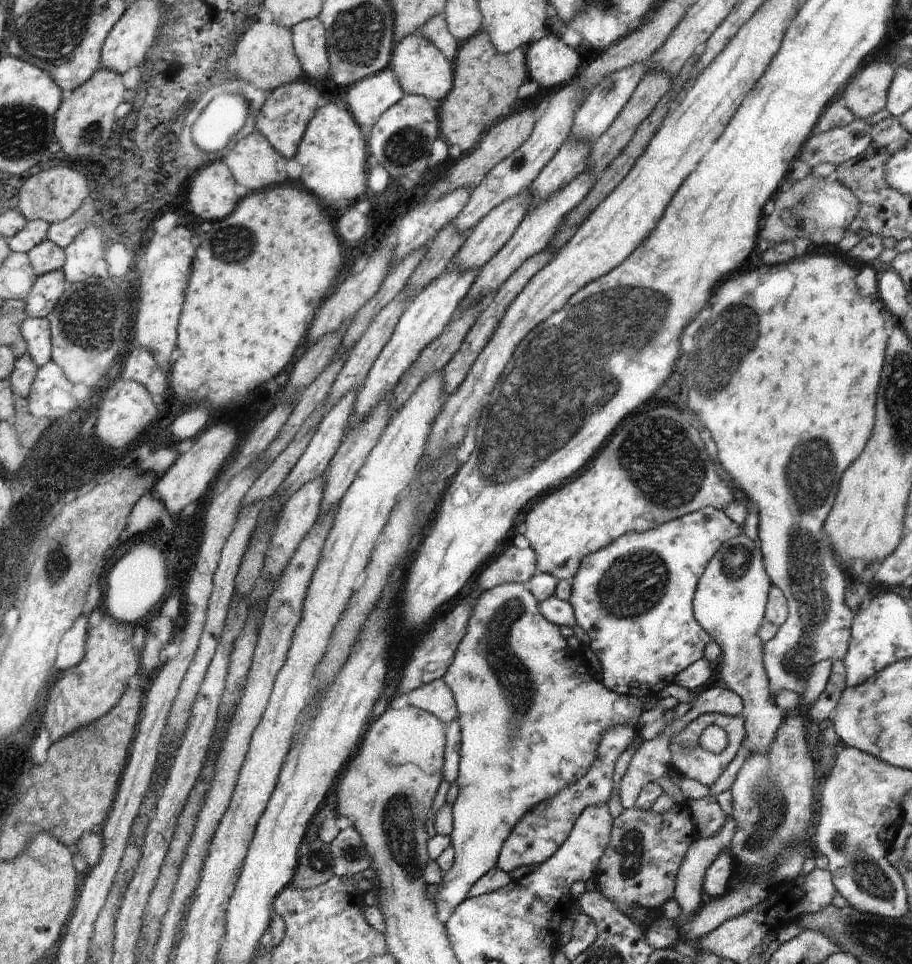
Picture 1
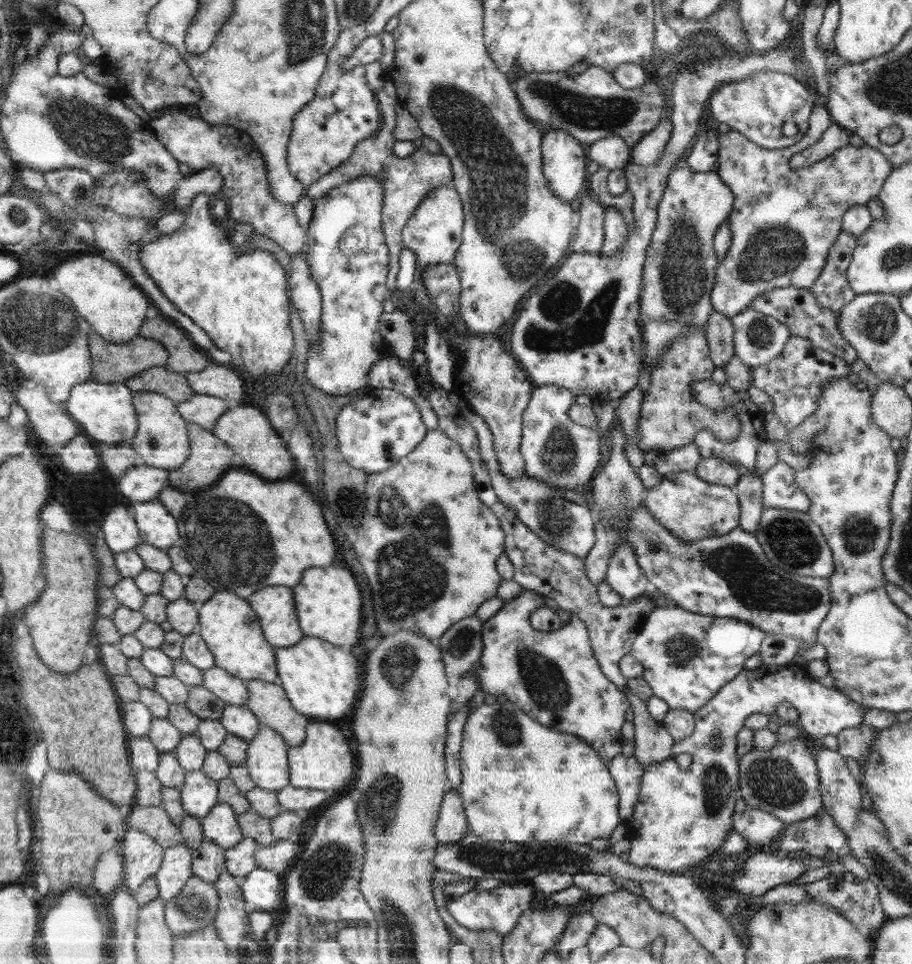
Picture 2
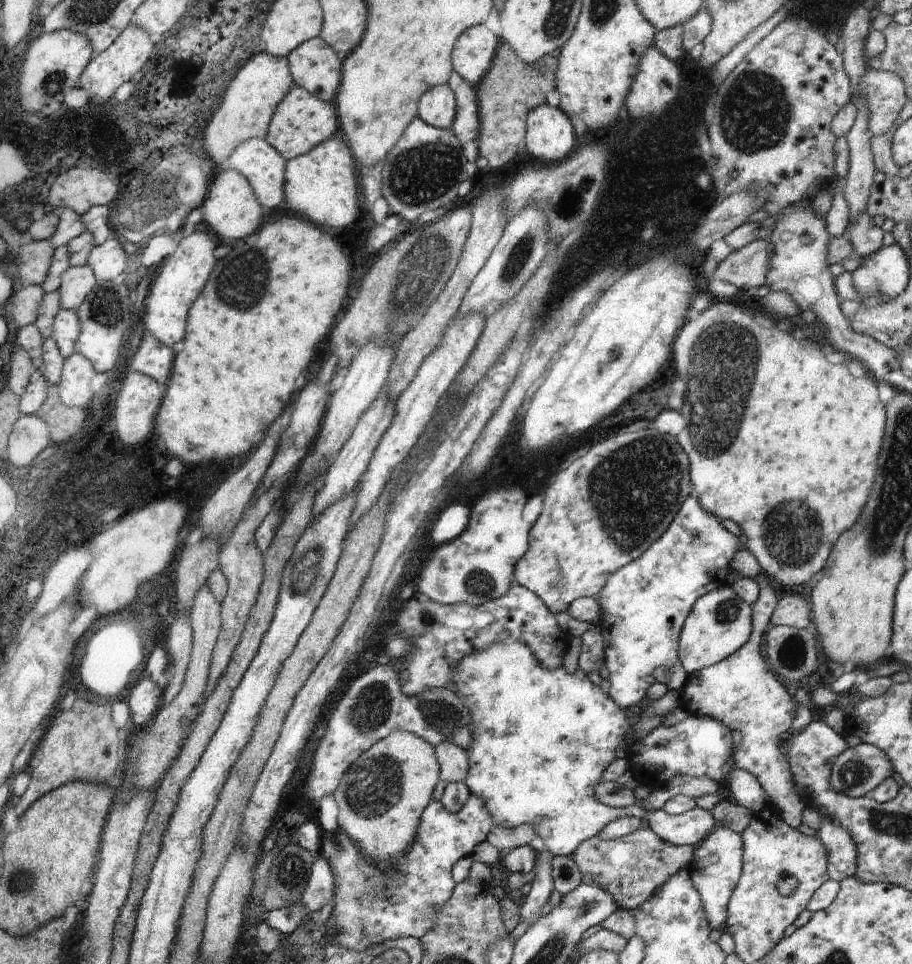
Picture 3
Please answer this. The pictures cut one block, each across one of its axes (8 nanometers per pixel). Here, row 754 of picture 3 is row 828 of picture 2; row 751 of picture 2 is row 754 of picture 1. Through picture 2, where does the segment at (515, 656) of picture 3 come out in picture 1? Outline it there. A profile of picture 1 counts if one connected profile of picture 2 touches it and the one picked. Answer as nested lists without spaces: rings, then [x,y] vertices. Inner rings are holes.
[[[504,583],[495,586],[490,590],[484,591],[475,601],[476,604],[472,608],[474,612],[472,612],[472,616],[468,620],[466,636],[458,645],[452,664],[448,666],[447,673],[442,678],[444,684],[450,688],[450,694],[452,694],[452,698],[456,702],[461,736],[459,775],[456,782],[459,790],[452,810],[453,831],[450,835],[451,845],[455,852],[454,866],[444,873],[444,880],[438,886],[438,896],[442,896],[442,900],[448,906],[452,906],[452,908],[456,908],[458,904],[466,900],[466,894],[468,894],[468,890],[472,888],[472,885],[477,880],[480,880],[486,872],[496,867],[504,841],[510,836],[510,832],[520,822],[522,816],[526,812],[530,812],[534,806],[538,806],[540,802],[554,798],[556,793],[560,792],[562,788],[566,788],[568,784],[580,780],[584,773],[590,770],[590,766],[592,766],[592,762],[596,758],[596,750],[598,750],[606,730],[610,730],[612,726],[630,726],[633,729],[638,726],[640,716],[644,714],[644,706],[646,706],[647,699],[646,697],[634,698],[634,696],[620,695],[608,690],[601,682],[598,682],[590,674],[590,667],[582,650],[574,650],[568,646],[567,639],[560,632],[560,627],[548,622],[540,614],[539,602],[532,596],[531,592],[528,592],[523,583]]]

